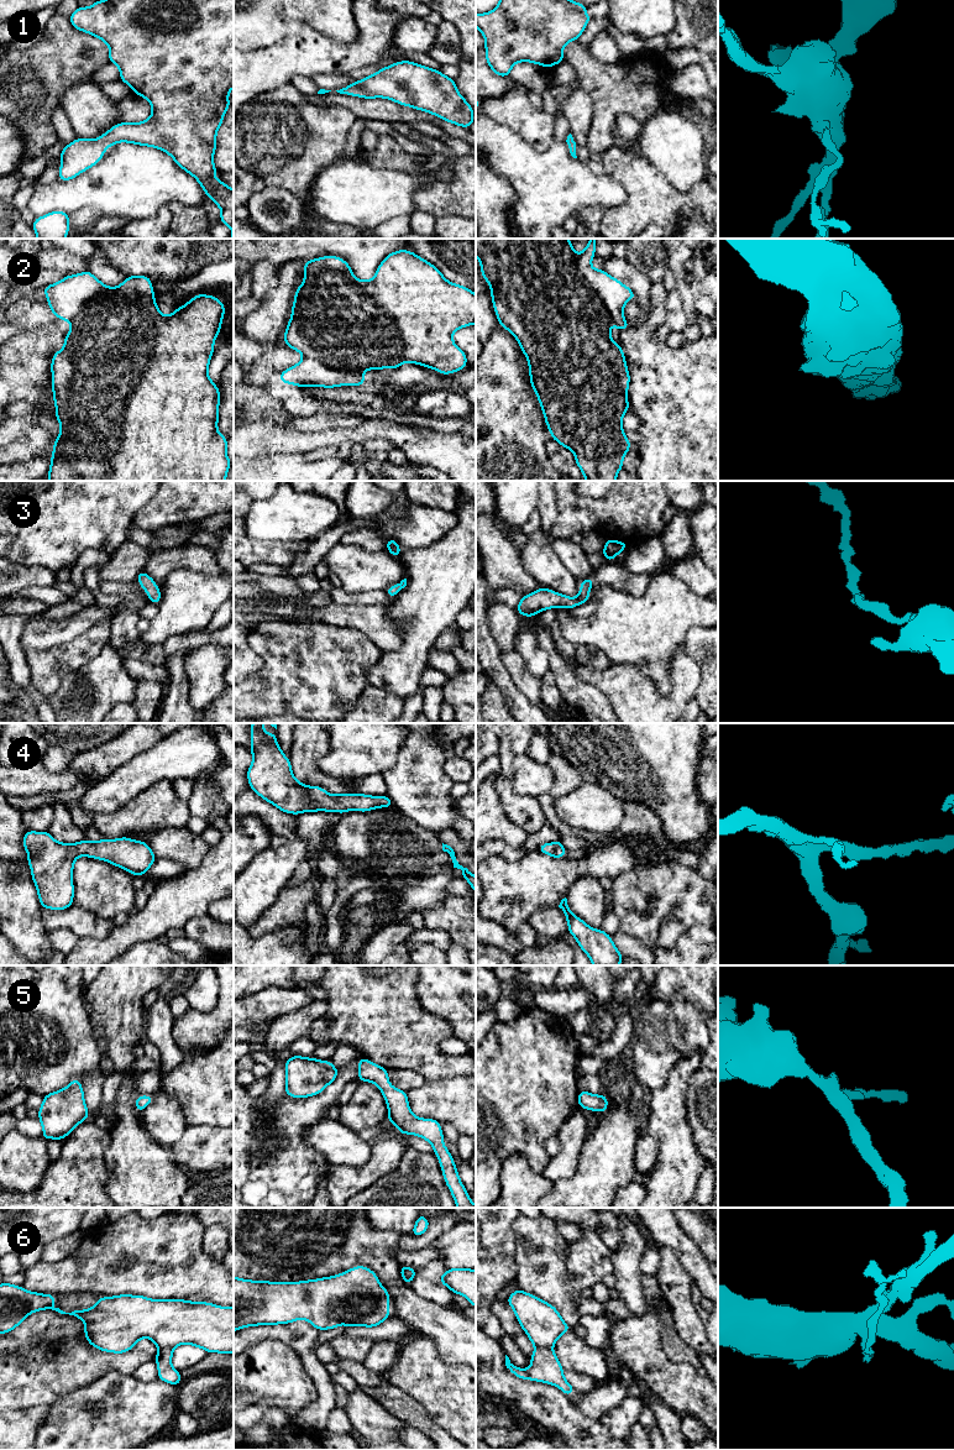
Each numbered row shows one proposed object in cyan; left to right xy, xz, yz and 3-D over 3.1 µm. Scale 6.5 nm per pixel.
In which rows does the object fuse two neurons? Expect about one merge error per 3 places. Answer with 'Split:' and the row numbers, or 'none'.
Split: 2, 6

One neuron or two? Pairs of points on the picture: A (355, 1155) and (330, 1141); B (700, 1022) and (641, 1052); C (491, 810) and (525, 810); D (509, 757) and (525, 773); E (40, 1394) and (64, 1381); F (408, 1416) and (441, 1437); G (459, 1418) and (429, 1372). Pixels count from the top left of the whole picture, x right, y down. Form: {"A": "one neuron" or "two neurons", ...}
{"A": "one neuron", "B": "one neuron", "C": "two neurons", "D": "two neurons", "E": "one neuron", "F": "one neuron", "G": "one neuron"}

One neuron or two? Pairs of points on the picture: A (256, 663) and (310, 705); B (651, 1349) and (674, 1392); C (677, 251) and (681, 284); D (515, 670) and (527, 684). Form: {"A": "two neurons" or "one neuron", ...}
{"A": "two neurons", "B": "one neuron", "C": "one neuron", "D": "one neuron"}

